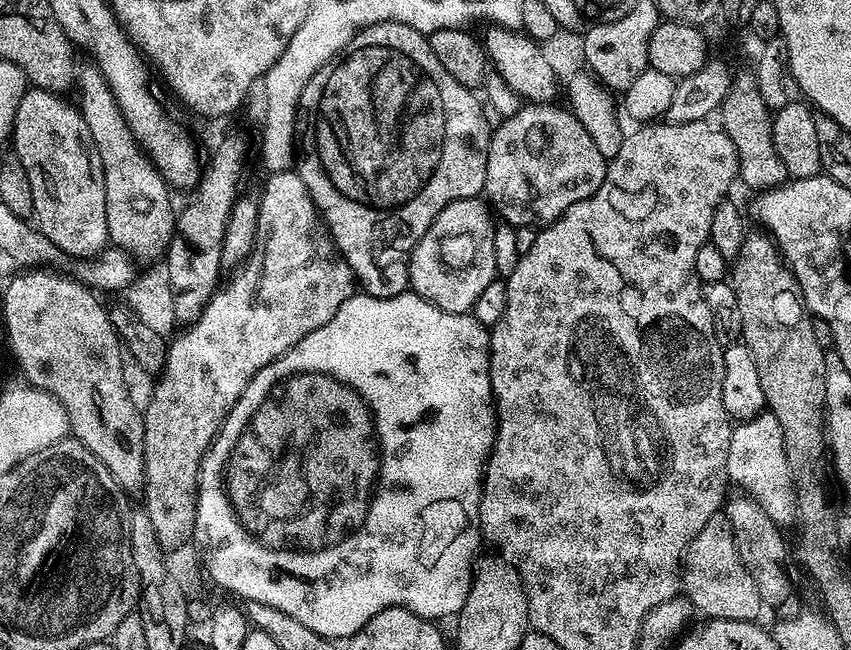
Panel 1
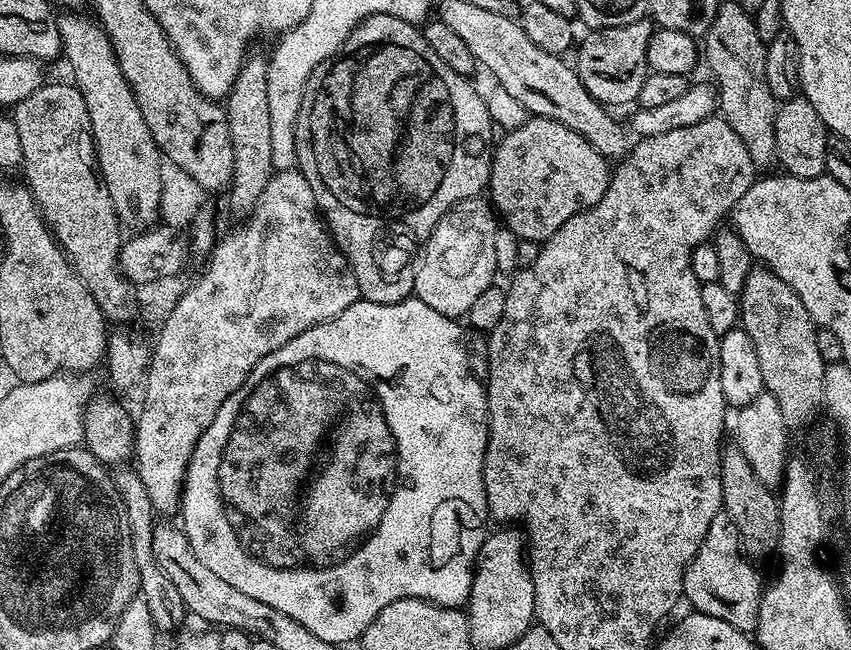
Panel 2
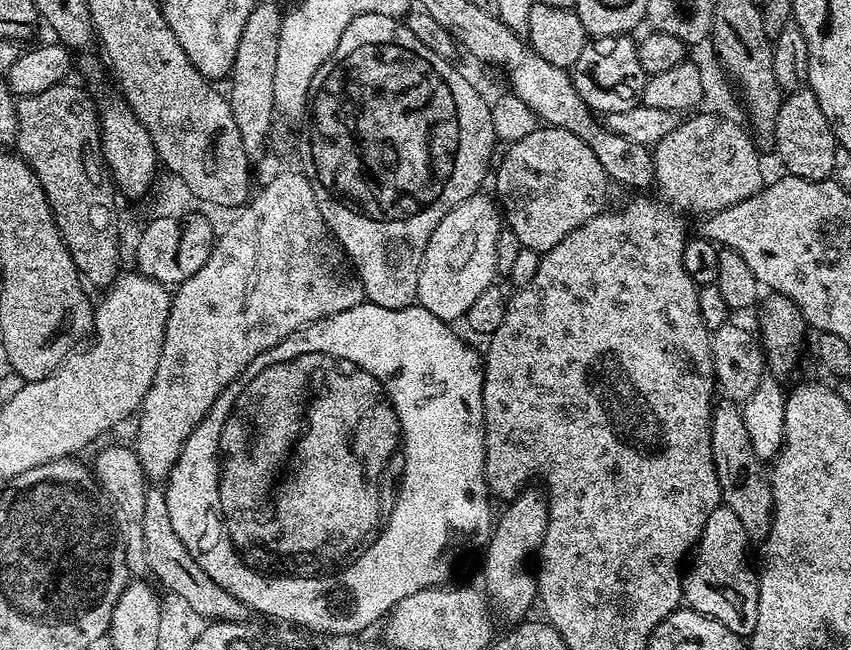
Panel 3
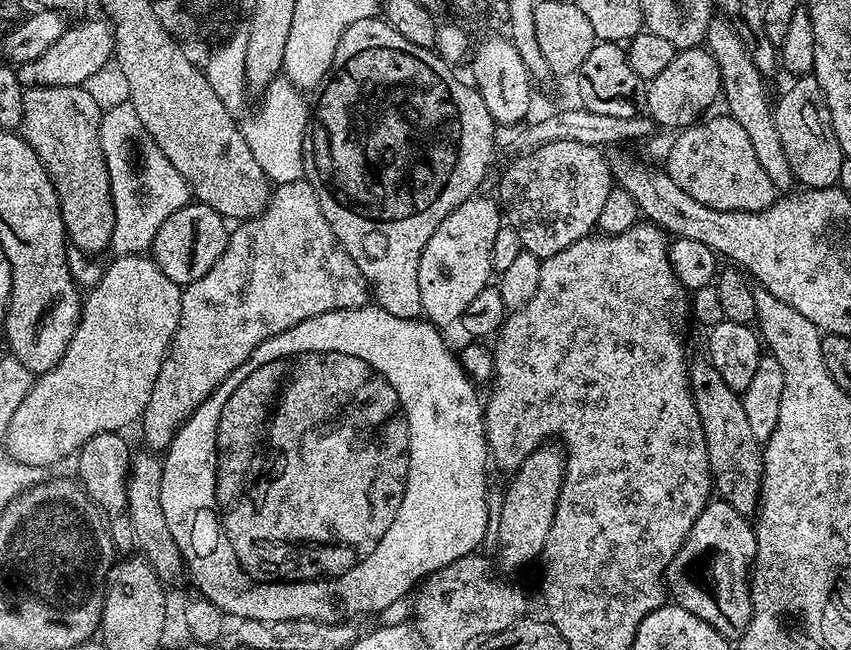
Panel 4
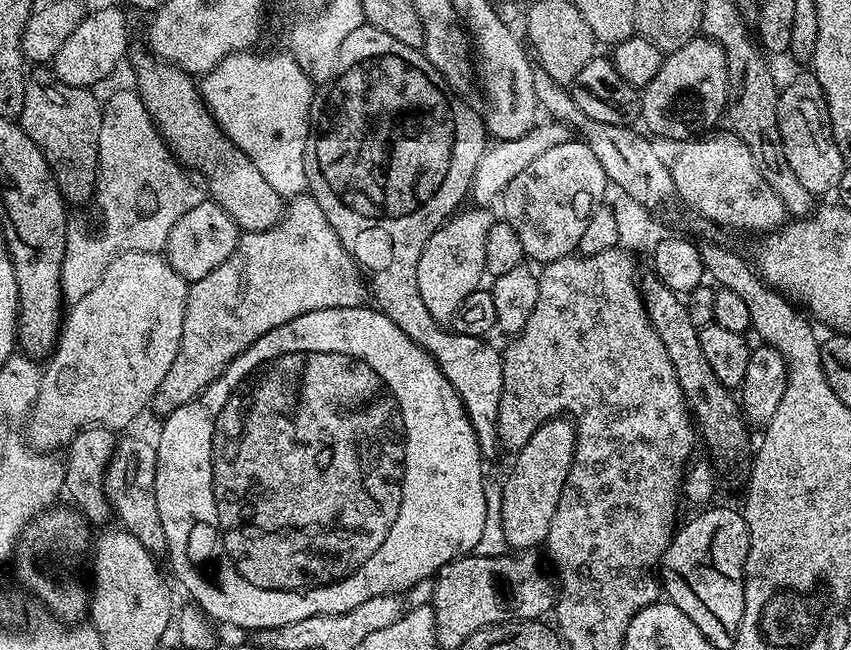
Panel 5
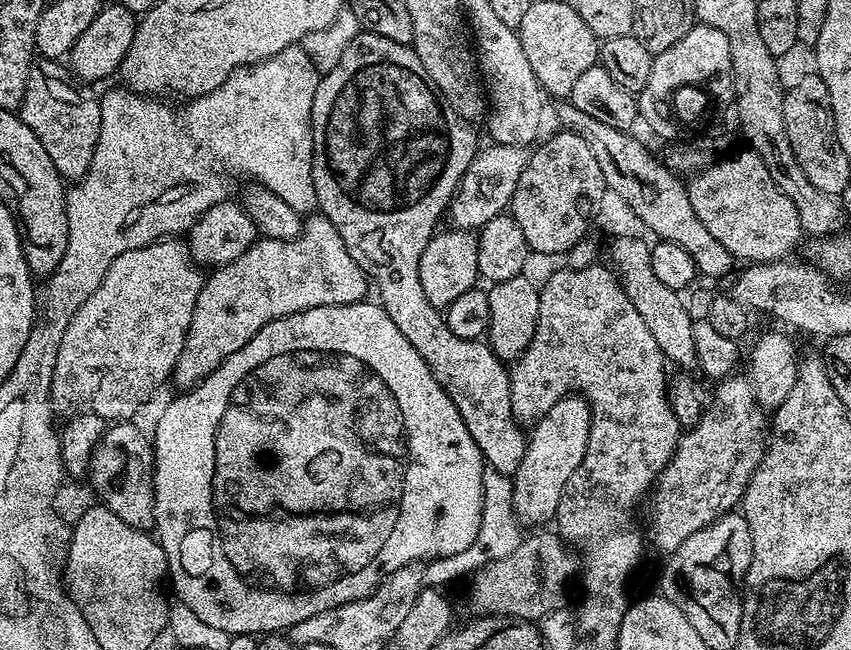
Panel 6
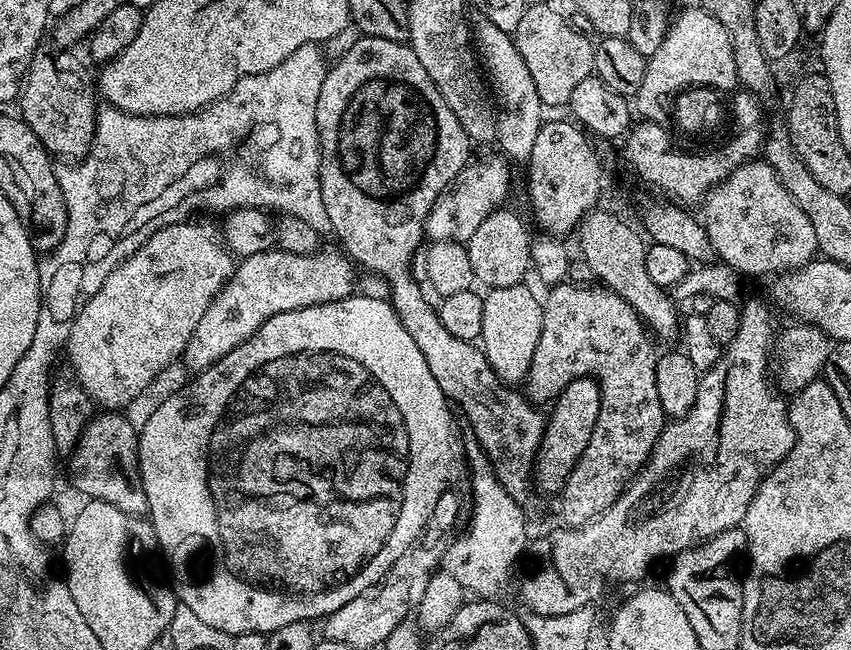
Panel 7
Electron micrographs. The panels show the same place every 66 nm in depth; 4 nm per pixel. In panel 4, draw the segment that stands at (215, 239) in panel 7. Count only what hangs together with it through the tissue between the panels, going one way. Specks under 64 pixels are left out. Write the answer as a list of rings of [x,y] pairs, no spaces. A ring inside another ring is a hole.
[[[120,254],[115,259],[116,261],[109,268],[107,265],[101,271],[100,281],[89,291],[92,293],[89,296],[87,293],[83,297],[80,321],[74,330],[74,338],[70,338],[70,346],[64,351],[64,357],[50,371],[41,372],[33,379],[32,388],[26,394],[26,398],[22,398],[22,406],[18,406],[18,410],[14,410],[14,418],[10,418],[6,451],[19,464],[29,464],[41,470],[47,469],[47,464],[56,464],[59,460],[66,459],[68,455],[69,459],[73,454],[79,452],[80,445],[90,438],[94,438],[94,434],[120,432],[124,430],[127,424],[132,424],[135,420],[137,423],[143,417],[146,402],[150,402],[150,390],[154,390],[154,382],[158,382],[158,370],[162,370],[162,362],[168,356],[168,349],[176,333],[178,318],[180,317],[180,293],[182,288],[181,285],[170,282],[170,278],[166,278],[166,274],[162,274],[162,270],[158,270],[158,266],[147,255]]]

